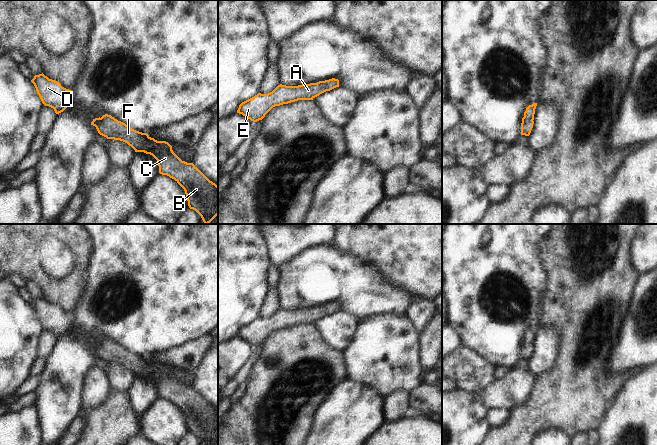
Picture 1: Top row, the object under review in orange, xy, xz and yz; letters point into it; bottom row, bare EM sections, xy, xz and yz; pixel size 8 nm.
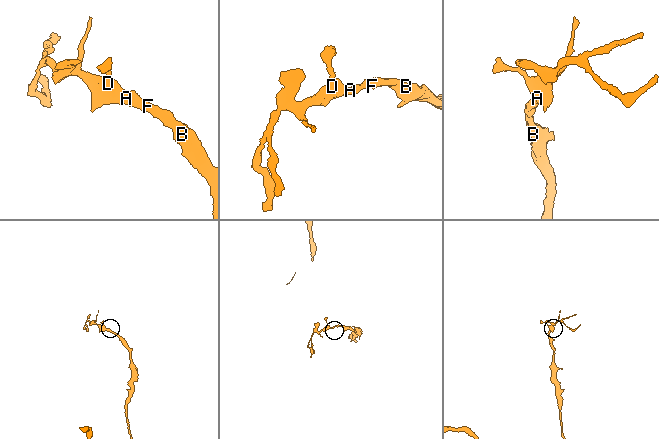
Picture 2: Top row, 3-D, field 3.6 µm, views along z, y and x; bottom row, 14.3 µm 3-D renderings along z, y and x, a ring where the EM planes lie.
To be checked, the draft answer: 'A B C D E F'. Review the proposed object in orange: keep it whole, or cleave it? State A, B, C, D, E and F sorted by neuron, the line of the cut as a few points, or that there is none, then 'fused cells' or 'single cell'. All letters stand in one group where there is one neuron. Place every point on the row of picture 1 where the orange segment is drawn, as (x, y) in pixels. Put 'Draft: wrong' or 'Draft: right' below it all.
A B C D E F; no cut; single cell
Draft: right

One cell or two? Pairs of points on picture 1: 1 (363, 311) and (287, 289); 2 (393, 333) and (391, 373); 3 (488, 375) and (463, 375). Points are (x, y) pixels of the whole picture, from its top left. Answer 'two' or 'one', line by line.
1: one
2: one
3: one

